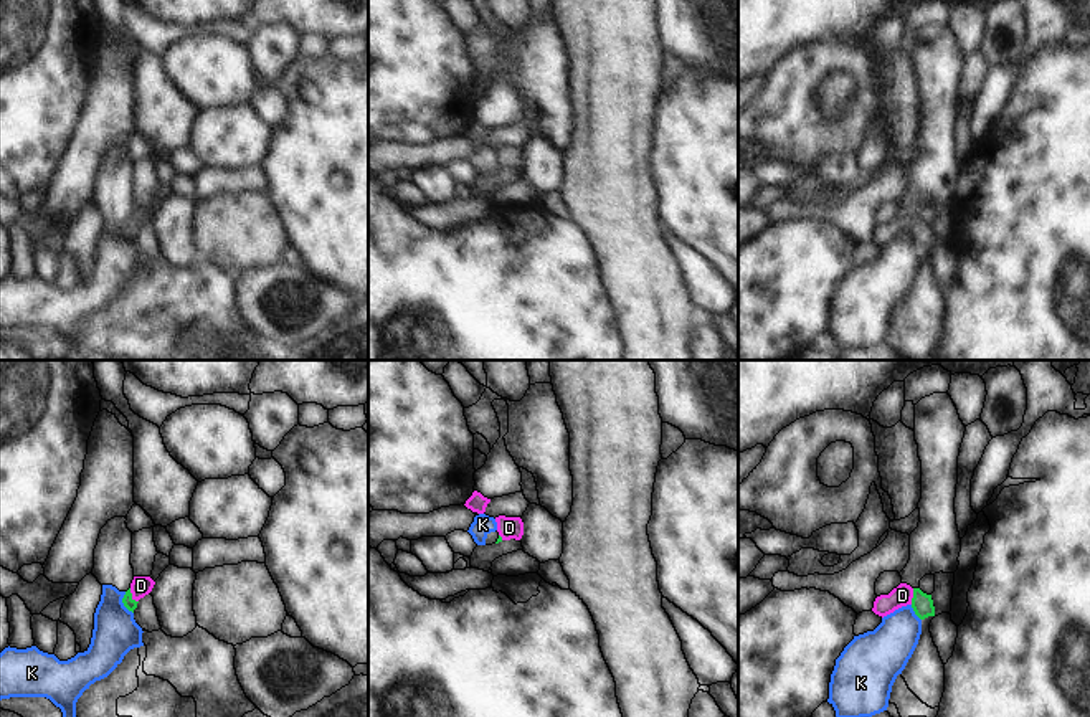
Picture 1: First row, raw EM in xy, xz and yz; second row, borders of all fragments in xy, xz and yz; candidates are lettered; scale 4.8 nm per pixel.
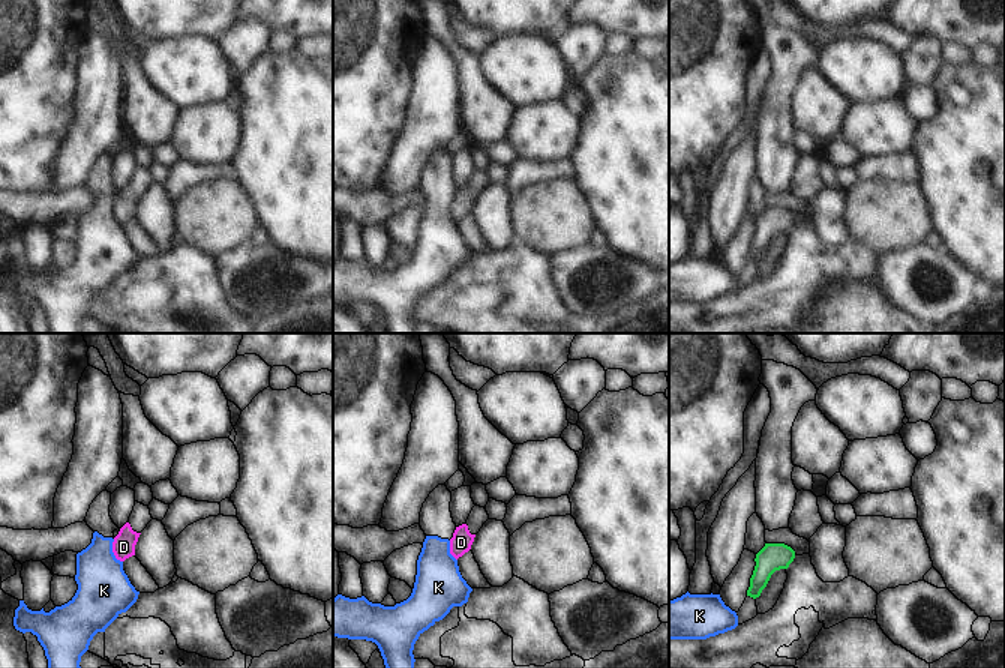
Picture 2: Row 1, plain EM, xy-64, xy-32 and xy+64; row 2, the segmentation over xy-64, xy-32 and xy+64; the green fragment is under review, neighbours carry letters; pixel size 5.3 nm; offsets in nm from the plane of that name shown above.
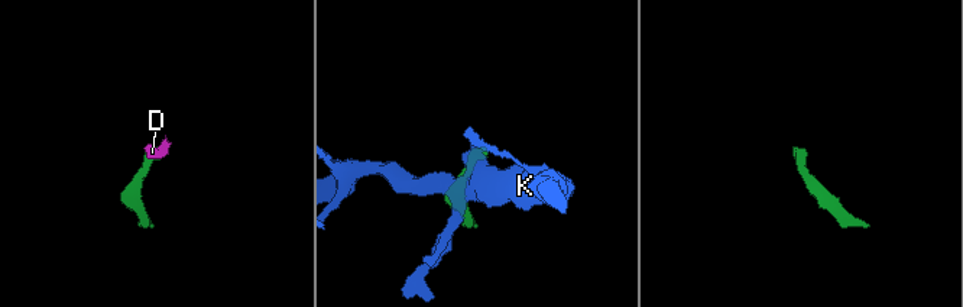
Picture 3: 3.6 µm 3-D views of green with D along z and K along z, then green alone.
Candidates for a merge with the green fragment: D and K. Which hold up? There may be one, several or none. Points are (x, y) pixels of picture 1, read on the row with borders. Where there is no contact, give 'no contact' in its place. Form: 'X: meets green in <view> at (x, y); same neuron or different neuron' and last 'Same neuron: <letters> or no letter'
D: meets green in xy at (131, 595); same neuron
K: meets green in xy at (123, 602); different neuron
Same neuron: D

